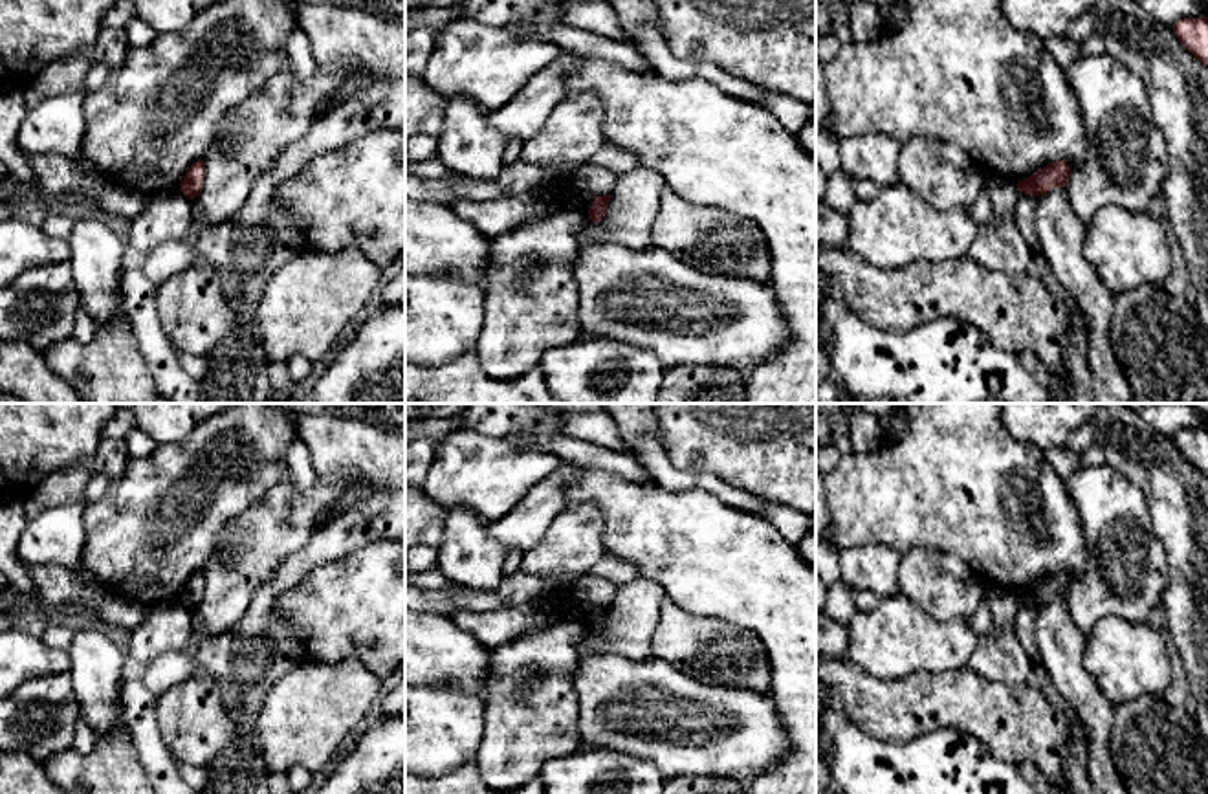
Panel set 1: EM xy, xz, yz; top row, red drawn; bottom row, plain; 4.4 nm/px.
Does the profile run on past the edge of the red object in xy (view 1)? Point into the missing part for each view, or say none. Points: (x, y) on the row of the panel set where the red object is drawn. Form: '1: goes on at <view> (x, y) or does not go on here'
1: does not go on here

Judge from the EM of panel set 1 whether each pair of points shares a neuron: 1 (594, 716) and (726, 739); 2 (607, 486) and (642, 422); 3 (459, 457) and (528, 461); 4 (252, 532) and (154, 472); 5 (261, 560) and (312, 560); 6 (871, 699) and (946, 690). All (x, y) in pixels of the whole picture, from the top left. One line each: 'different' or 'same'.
1: same
2: different
3: same
4: different
5: different
6: same

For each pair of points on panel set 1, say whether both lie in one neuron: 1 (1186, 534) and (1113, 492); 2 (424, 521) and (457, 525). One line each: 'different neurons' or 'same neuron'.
1: different neurons
2: different neurons

